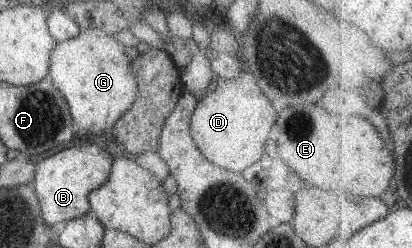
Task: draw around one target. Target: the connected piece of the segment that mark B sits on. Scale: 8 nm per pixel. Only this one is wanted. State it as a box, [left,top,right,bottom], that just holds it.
[32,144,114,227]

